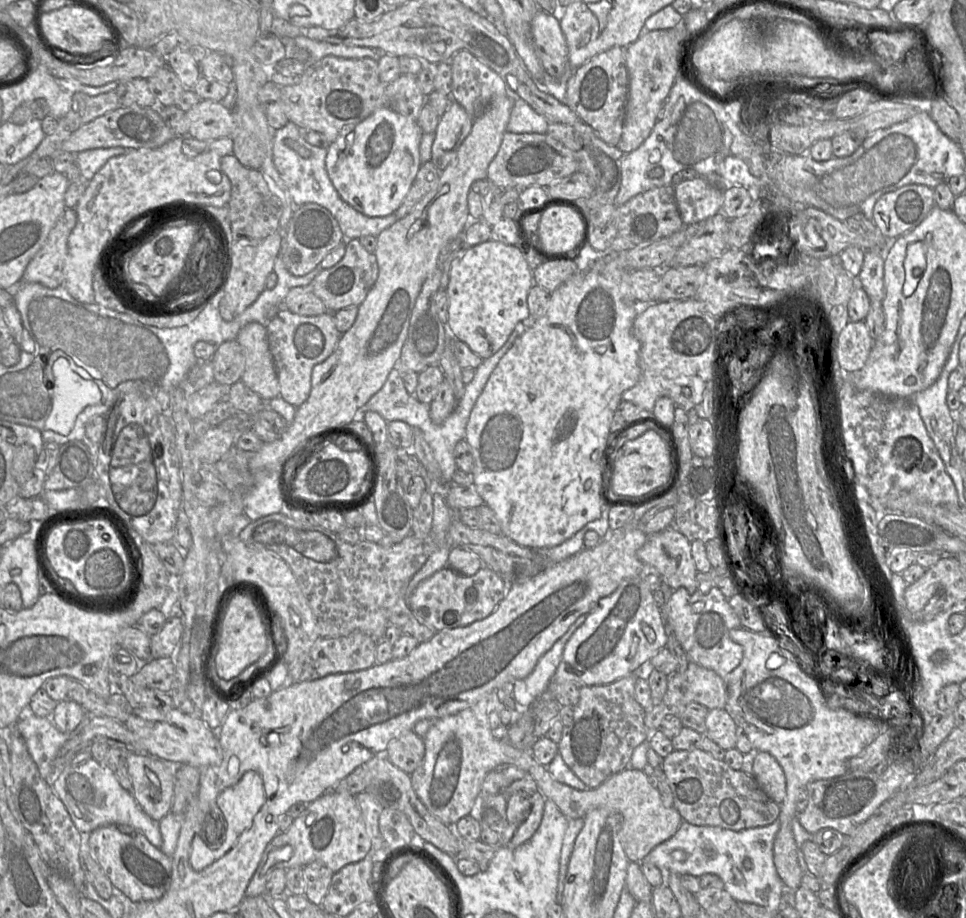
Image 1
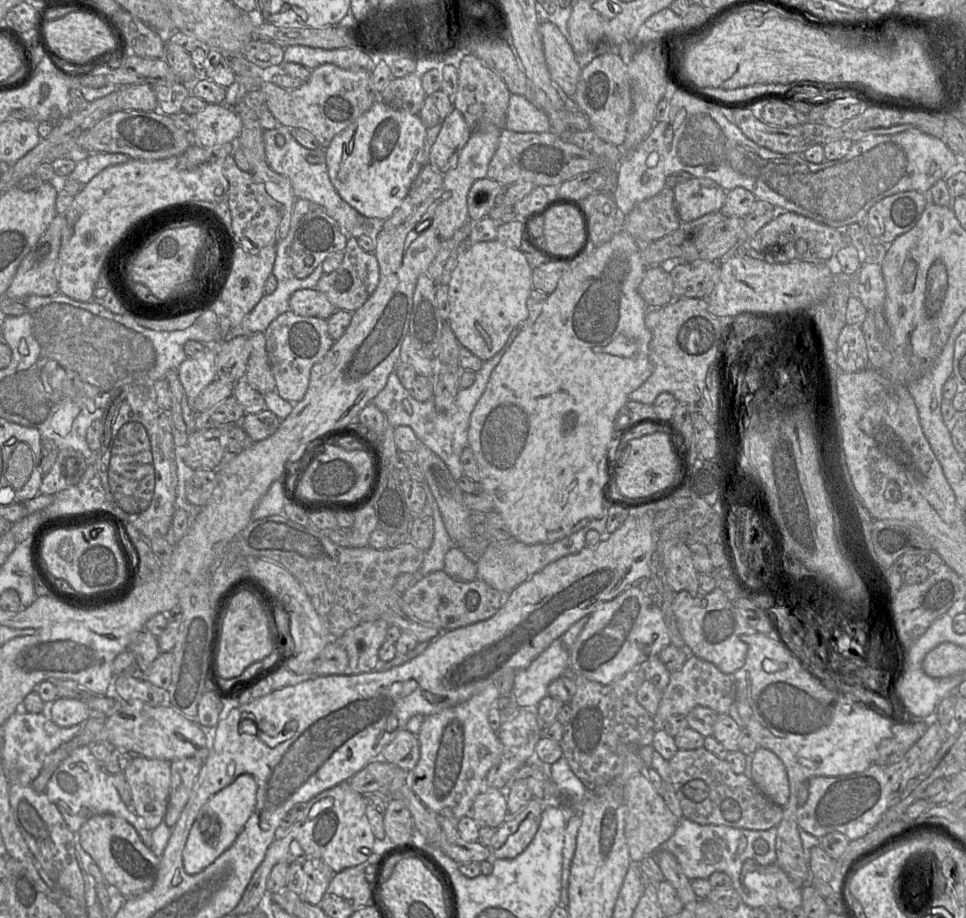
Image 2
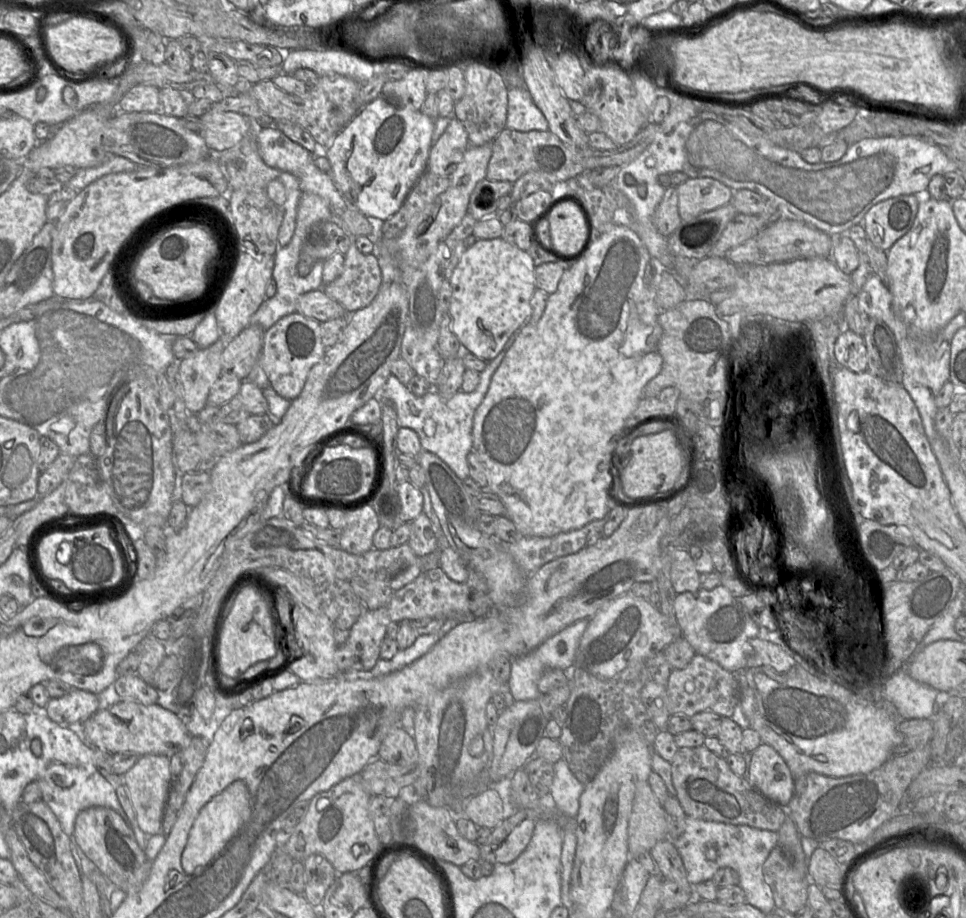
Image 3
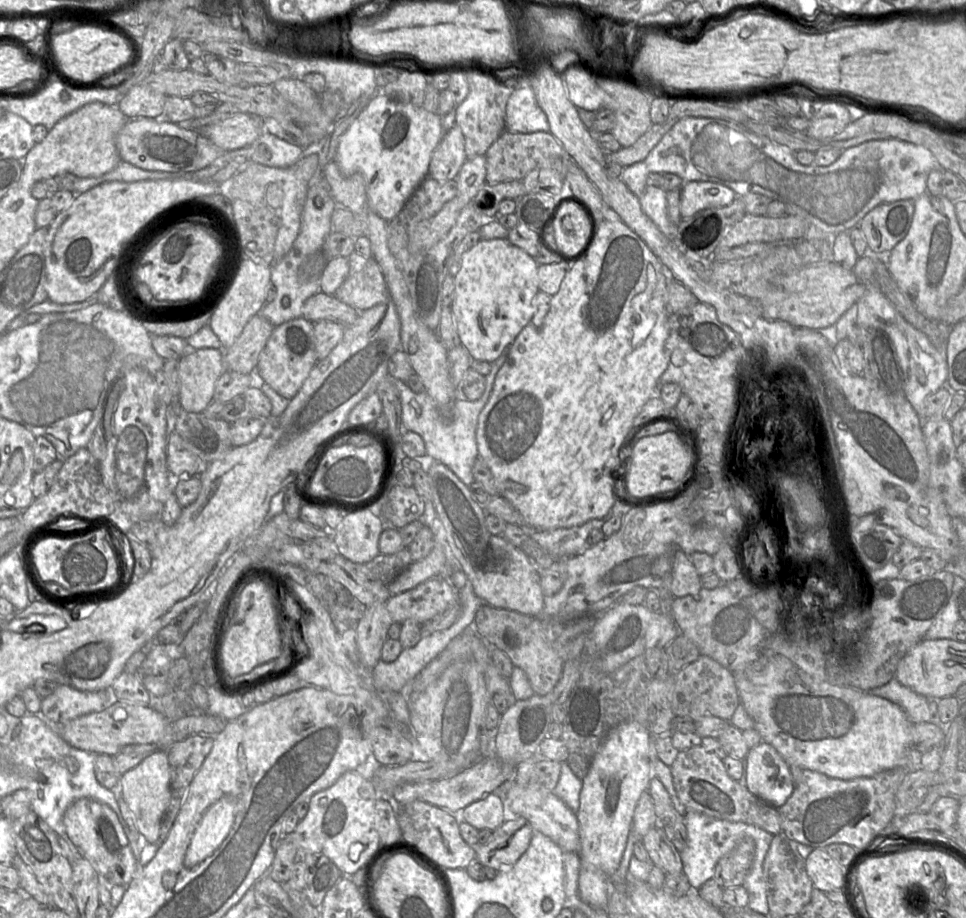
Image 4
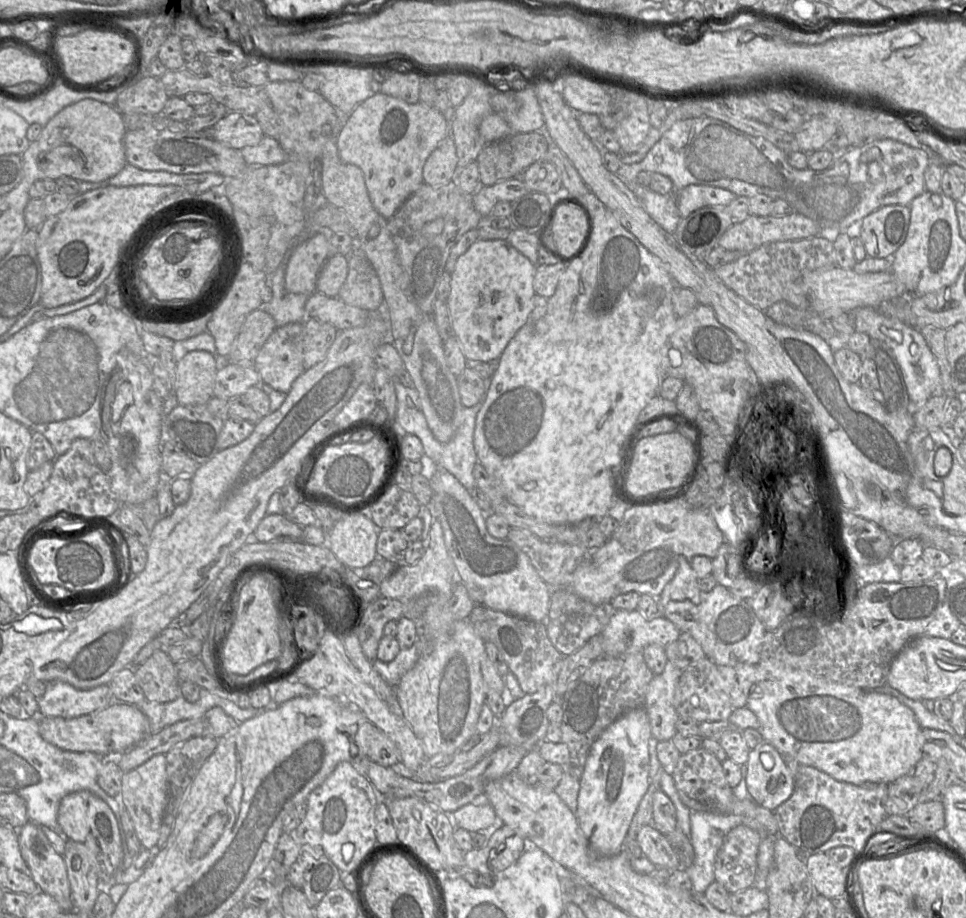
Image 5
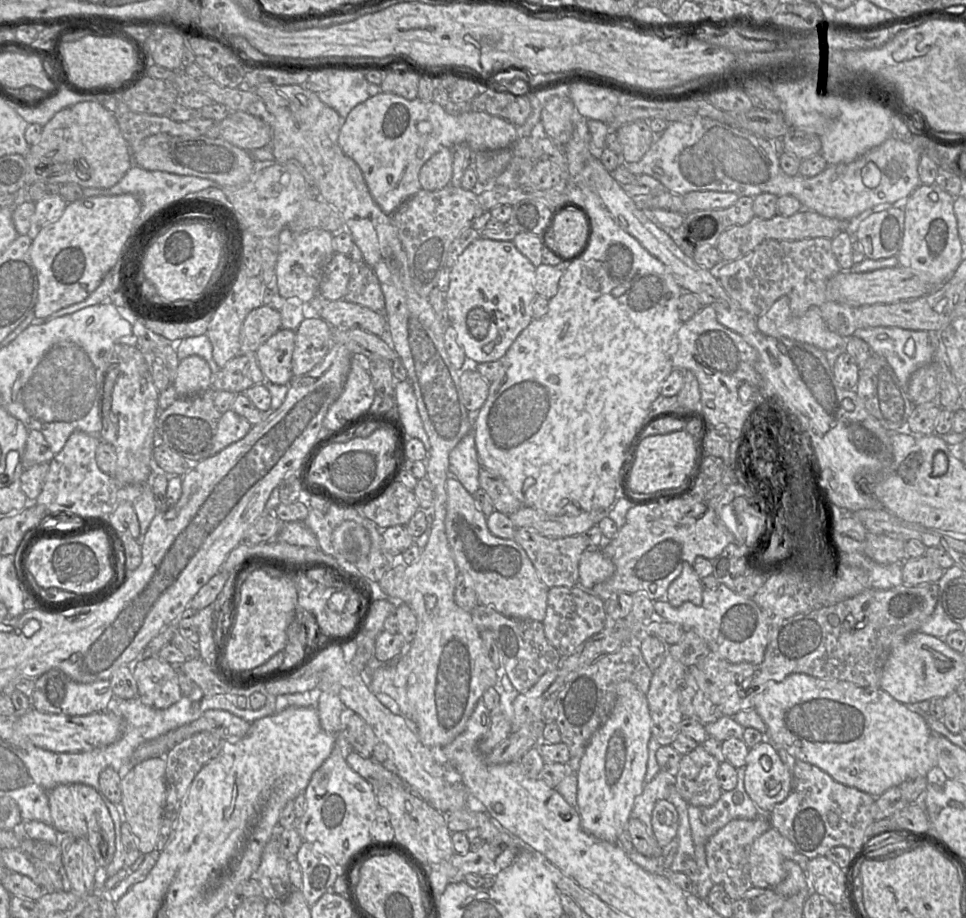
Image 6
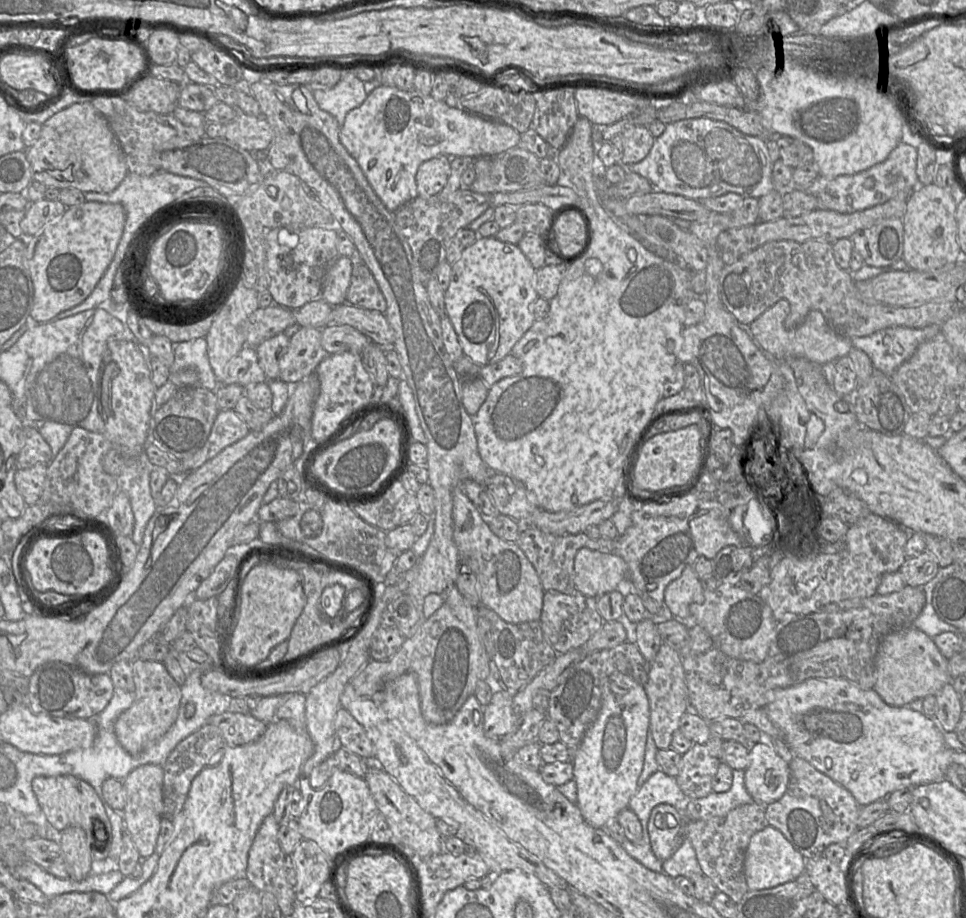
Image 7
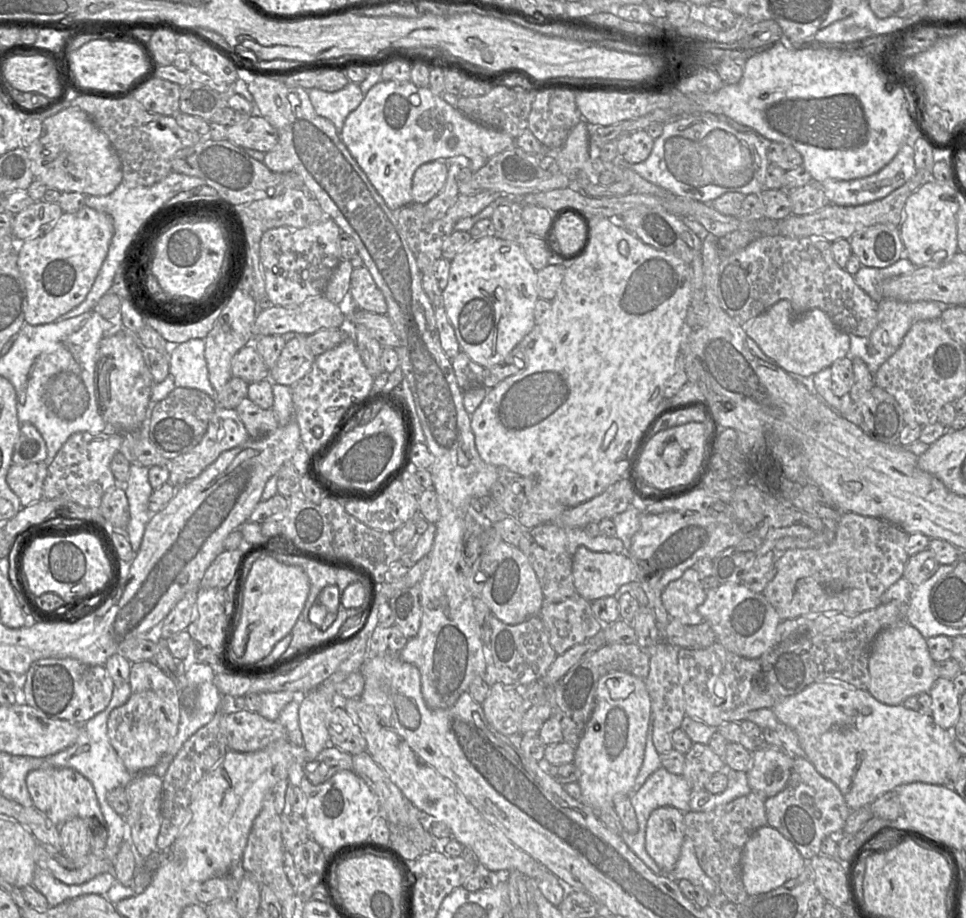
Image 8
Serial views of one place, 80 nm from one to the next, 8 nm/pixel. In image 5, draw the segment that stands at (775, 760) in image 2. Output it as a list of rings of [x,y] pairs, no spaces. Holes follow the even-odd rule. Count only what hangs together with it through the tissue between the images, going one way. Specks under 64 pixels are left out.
[[[762,742],[757,747],[750,749],[747,761],[746,786],[749,797],[760,806],[774,811],[779,805],[785,802],[793,793],[794,777],[787,768],[783,756],[771,744]],[[769,753],[774,759],[774,766],[767,770],[763,767],[760,754]]]

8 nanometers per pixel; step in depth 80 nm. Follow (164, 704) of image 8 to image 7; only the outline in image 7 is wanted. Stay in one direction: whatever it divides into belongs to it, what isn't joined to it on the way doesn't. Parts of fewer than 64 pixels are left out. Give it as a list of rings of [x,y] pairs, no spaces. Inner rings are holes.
[[[136,658],[131,668],[135,684],[134,702],[118,717],[114,731],[125,751],[136,756],[172,727],[178,717],[182,695],[181,686],[171,677],[163,662]]]

